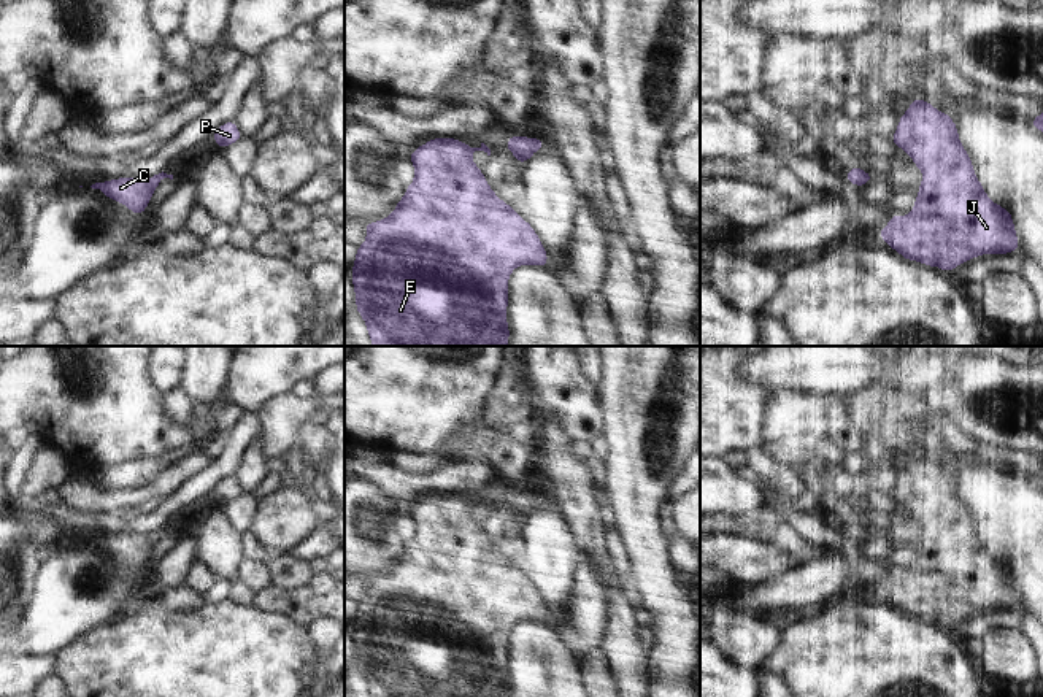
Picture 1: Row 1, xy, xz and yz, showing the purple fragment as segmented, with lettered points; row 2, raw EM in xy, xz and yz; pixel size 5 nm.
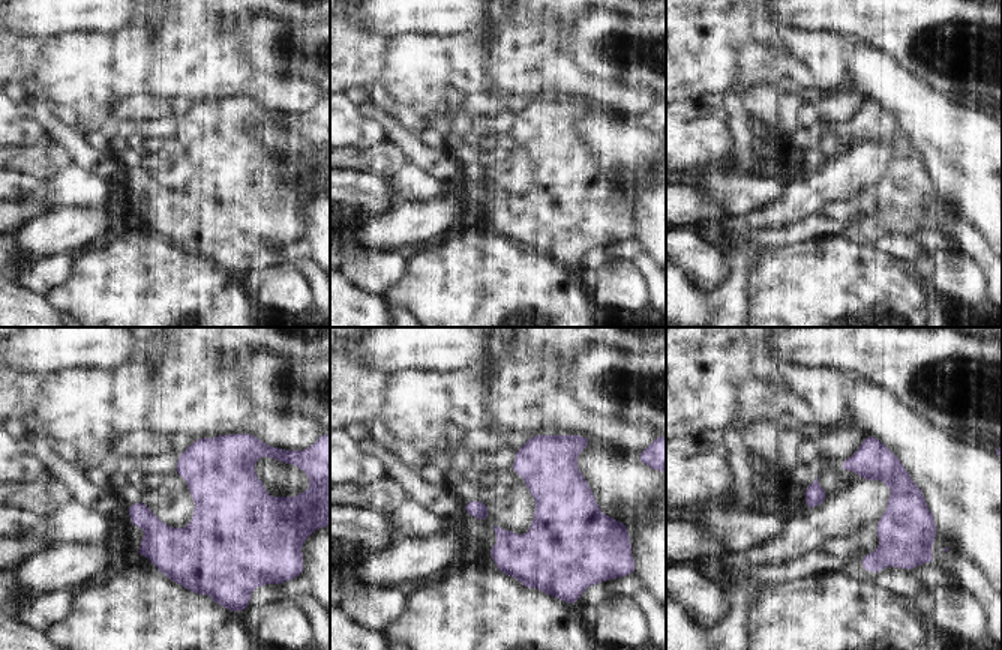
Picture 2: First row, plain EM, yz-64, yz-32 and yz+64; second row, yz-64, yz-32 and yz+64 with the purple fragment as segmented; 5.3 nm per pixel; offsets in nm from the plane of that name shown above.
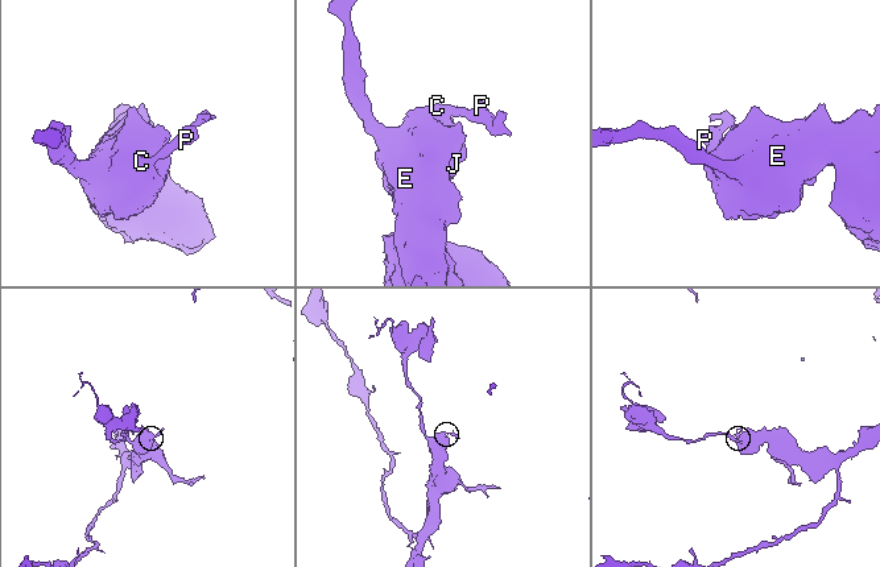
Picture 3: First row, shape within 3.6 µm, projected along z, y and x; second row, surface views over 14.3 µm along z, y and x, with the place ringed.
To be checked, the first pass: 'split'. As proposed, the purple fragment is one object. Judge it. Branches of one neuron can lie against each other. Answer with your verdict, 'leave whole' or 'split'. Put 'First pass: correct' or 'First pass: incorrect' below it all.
leave whole
First pass: incorrect

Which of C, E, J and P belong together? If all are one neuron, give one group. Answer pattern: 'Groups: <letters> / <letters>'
Groups: C E J P.

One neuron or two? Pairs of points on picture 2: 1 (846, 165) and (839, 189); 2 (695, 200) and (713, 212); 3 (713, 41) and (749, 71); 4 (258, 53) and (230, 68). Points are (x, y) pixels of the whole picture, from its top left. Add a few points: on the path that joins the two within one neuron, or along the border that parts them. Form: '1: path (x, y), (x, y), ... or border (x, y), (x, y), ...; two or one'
1: path (846, 171), (846, 176), (839, 183); one
2: path (699, 204), (708, 209); one
3: border (753, 38), (738, 53), (738, 75), (734, 87); two
4: border (243, 32), (243, 59), (252, 68), (278, 74); two

